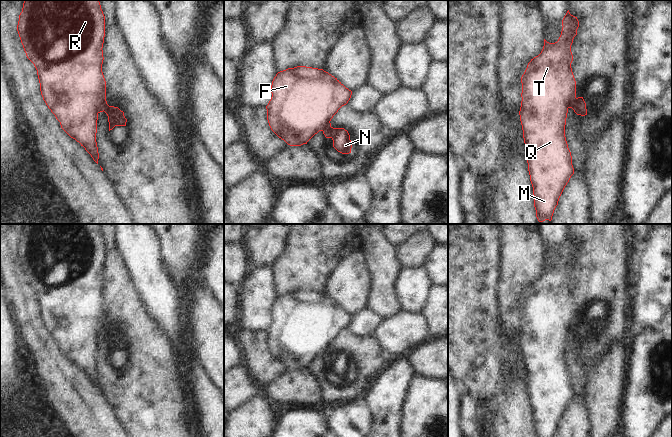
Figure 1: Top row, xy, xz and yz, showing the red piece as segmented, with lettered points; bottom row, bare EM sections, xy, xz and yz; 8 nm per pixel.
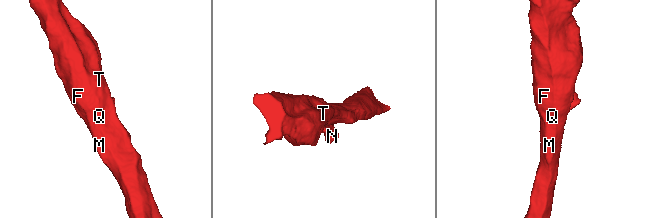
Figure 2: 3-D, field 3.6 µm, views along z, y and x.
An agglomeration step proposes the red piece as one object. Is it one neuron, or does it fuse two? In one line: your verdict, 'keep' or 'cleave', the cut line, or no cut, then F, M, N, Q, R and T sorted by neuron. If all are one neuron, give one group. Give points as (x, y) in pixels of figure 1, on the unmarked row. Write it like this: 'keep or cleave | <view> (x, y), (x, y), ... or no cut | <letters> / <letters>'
cleave | yz (576, 322), (573, 333) | F M Q R T / N

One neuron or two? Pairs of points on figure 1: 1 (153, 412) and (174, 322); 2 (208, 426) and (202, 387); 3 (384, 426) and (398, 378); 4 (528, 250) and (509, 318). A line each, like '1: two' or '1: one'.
1: two
2: one
3: one
4: one

